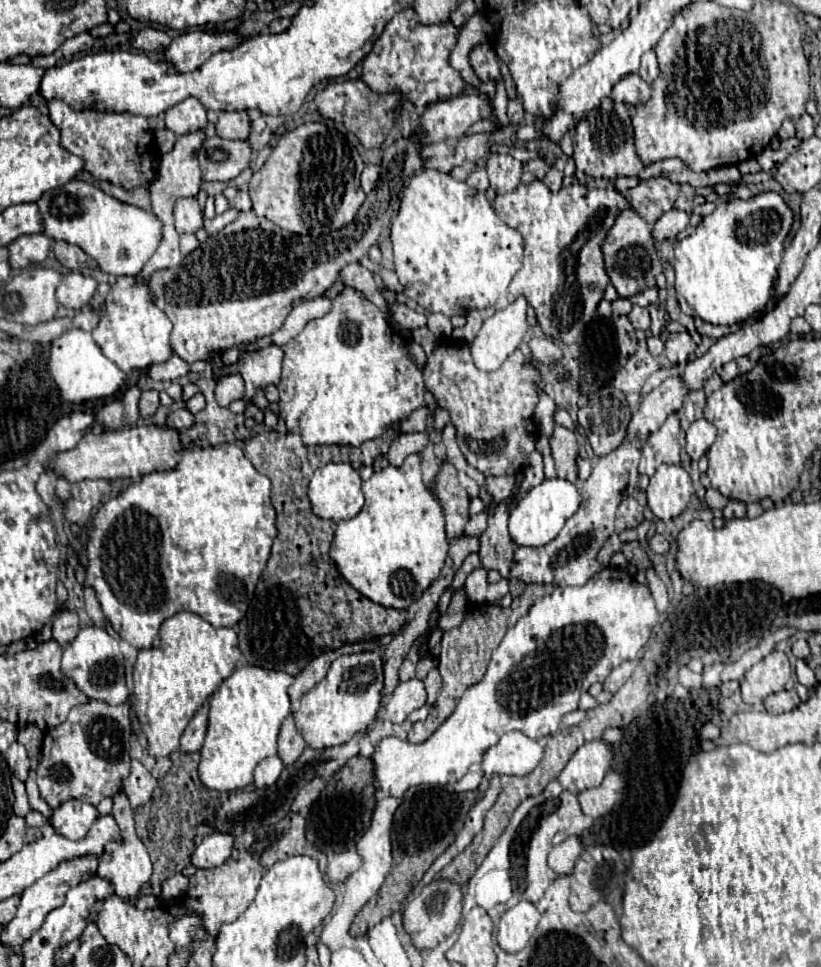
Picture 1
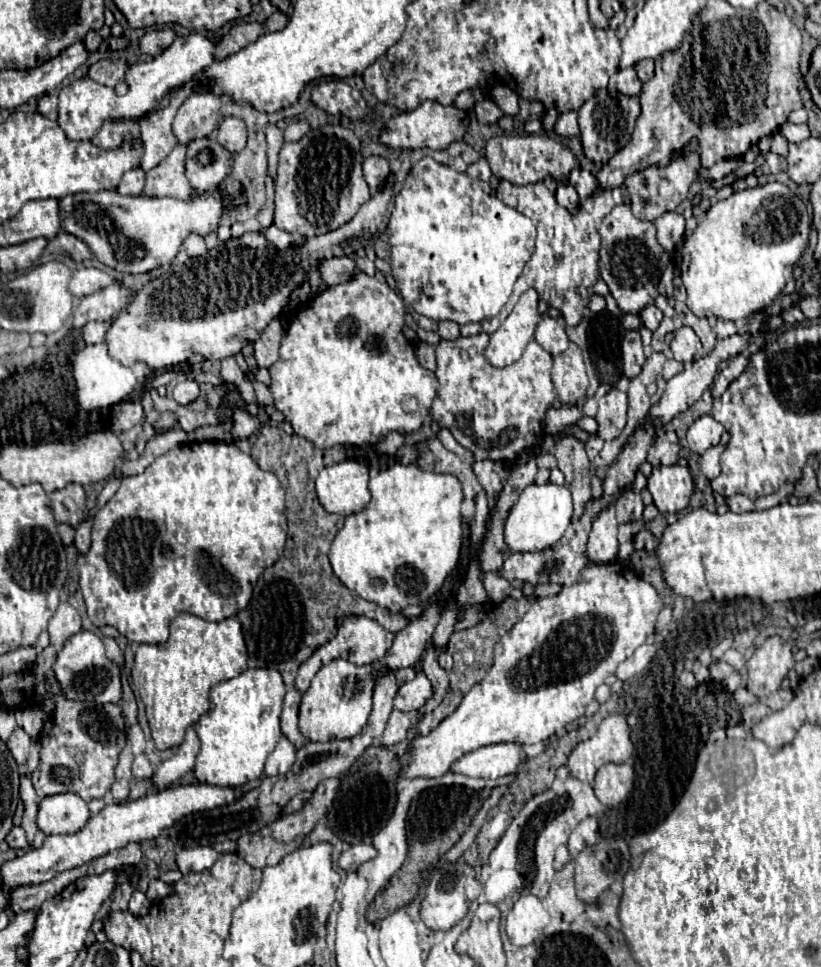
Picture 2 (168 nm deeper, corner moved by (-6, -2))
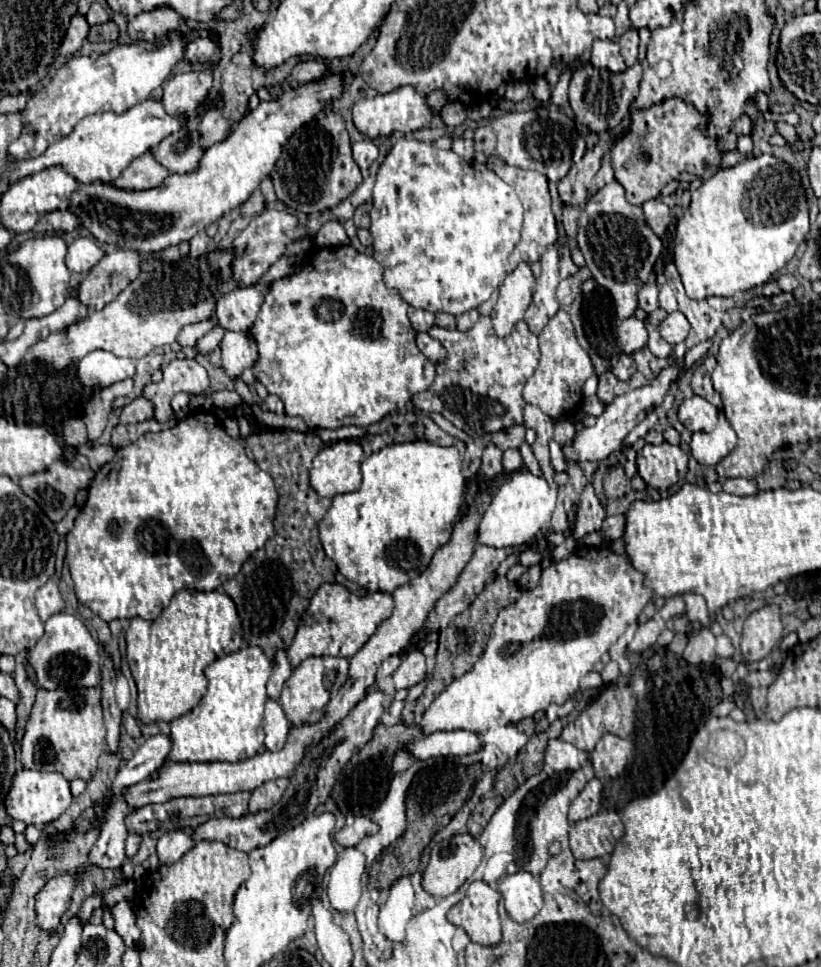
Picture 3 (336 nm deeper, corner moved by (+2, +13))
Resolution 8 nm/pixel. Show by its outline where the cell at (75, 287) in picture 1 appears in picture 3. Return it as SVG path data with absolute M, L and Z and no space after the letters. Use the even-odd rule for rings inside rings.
M78 237L68 245L66 267L74 273L90 271L100 261L100 257L104 257L104 251L96 245L92 237Z

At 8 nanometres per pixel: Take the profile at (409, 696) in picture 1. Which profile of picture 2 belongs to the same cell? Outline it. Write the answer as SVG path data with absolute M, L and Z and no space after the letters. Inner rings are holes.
M418 672L412 682L406 682L400 686L400 690L394 698L394 708L400 712L420 710L430 696L432 696L430 680L424 676L424 672Z

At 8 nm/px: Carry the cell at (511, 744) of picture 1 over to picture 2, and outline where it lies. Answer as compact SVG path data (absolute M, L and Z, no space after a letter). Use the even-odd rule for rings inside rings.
M500 742L482 746L458 762L454 762L452 772L472 776L472 778L500 778L514 774L518 766L526 760L522 744Z

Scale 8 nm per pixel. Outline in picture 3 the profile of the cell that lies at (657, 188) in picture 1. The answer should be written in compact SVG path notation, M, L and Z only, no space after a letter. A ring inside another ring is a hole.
M670 97L660 105L630 111L630 119L630 127L612 143L610 159L614 177L626 189L626 199L632 205L656 199L662 187L678 179L682 171L694 173L700 179L710 179L720 169L722 151L718 149L718 139L700 131L710 117L708 113L700 113L692 103L686 103L680 97Z

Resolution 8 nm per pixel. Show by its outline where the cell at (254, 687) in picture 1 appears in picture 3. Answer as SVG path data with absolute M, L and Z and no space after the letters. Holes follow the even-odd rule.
M246 647L228 653L210 663L204 673L208 691L200 703L170 723L172 749L166 761L192 763L192 761L242 761L264 749L264 703L266 681L272 671L272 661L260 647Z

